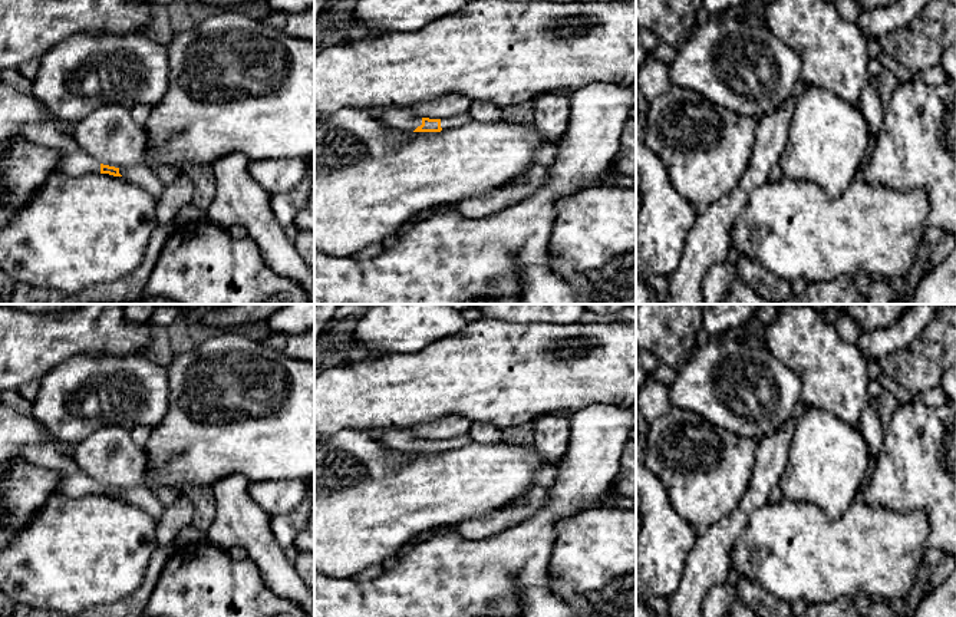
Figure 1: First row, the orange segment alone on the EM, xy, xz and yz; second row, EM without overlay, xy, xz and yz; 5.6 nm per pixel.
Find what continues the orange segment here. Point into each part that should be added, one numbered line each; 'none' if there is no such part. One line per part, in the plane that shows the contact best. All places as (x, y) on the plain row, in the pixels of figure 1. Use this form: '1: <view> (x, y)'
1: xz (396, 439)
2: xz (461, 441)

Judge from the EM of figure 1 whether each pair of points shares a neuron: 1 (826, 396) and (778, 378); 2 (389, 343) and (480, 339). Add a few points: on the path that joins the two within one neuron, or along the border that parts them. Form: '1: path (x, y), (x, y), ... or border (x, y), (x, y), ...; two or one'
1: border (778, 360), (787, 365), (798, 378), (800, 402); two
2: border (467, 325), (415, 352), (405, 353); two

